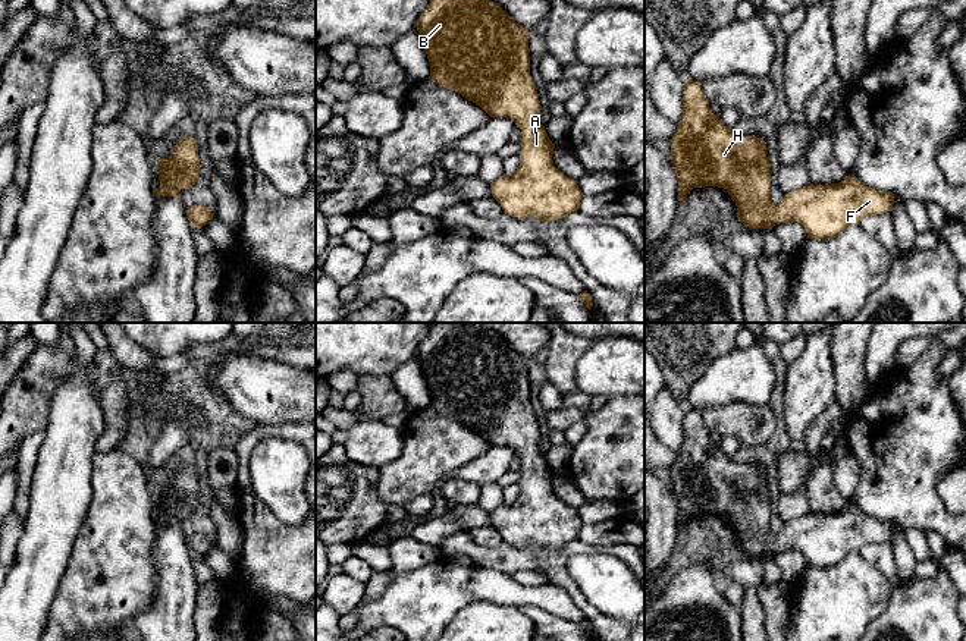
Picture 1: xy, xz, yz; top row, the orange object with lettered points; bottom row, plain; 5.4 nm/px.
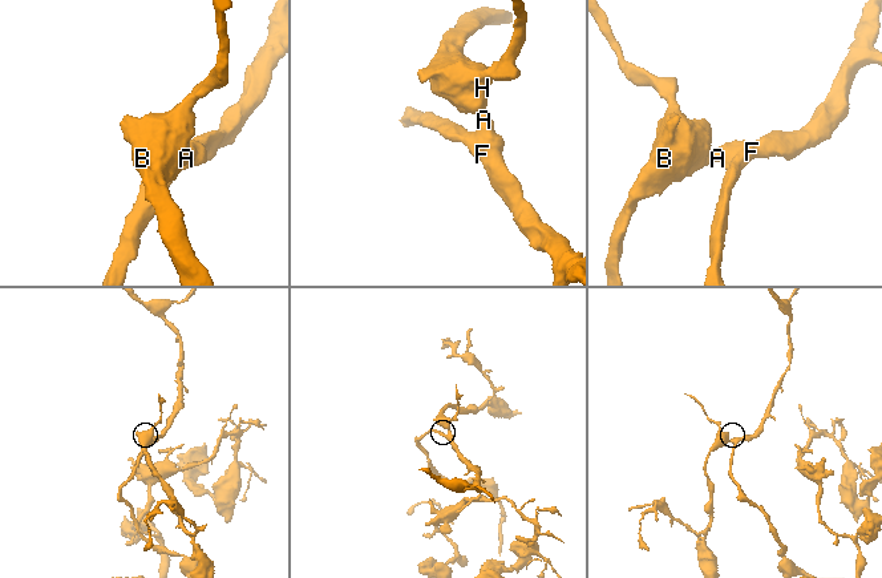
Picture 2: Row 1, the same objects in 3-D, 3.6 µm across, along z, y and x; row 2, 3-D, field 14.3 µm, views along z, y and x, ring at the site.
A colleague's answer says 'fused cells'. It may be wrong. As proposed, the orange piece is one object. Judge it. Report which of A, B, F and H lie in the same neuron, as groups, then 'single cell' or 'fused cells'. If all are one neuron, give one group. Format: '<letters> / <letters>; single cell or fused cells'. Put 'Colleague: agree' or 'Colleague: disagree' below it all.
A B F H; single cell
Colleague: disagree

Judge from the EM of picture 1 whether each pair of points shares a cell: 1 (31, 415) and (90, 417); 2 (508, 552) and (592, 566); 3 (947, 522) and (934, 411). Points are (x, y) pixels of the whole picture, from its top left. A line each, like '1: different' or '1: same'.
1: different
2: different
3: same

